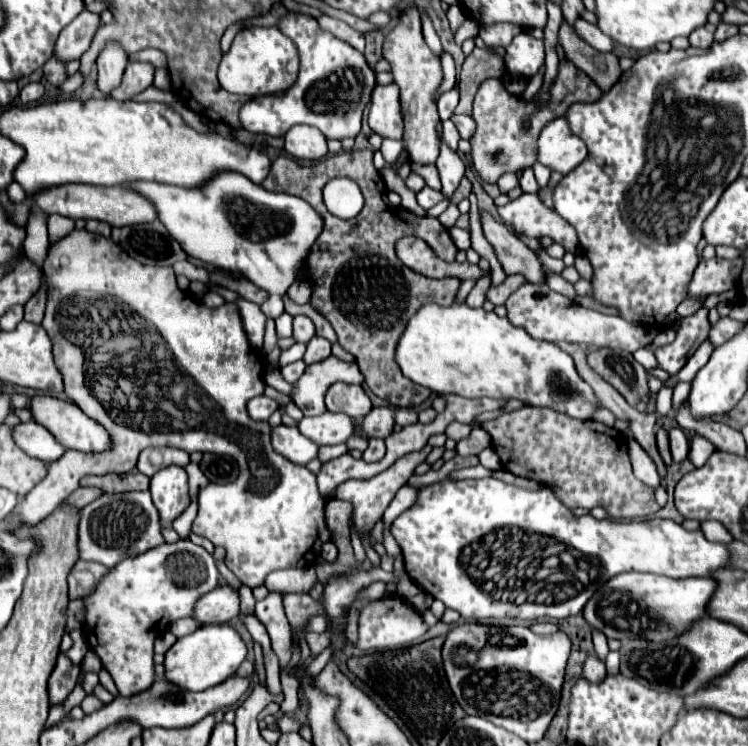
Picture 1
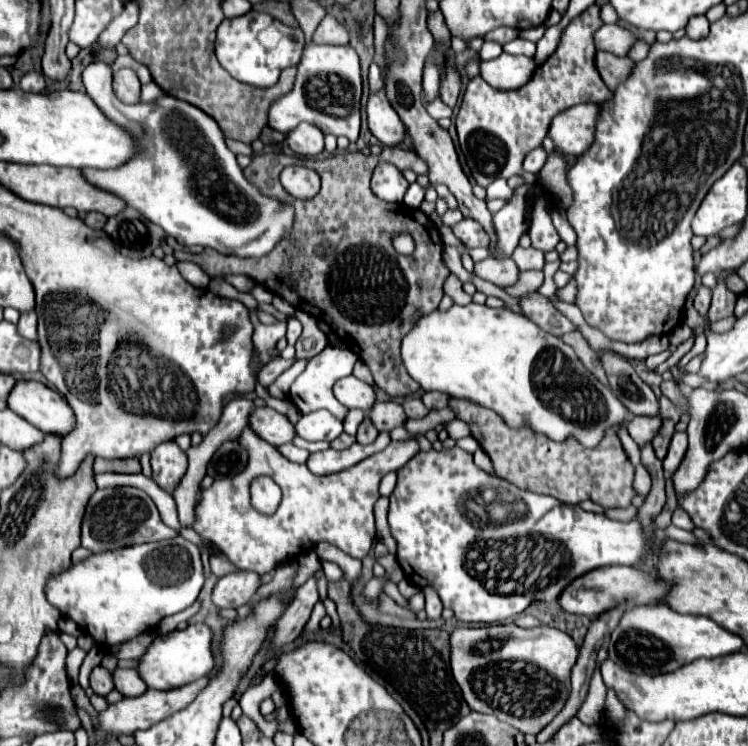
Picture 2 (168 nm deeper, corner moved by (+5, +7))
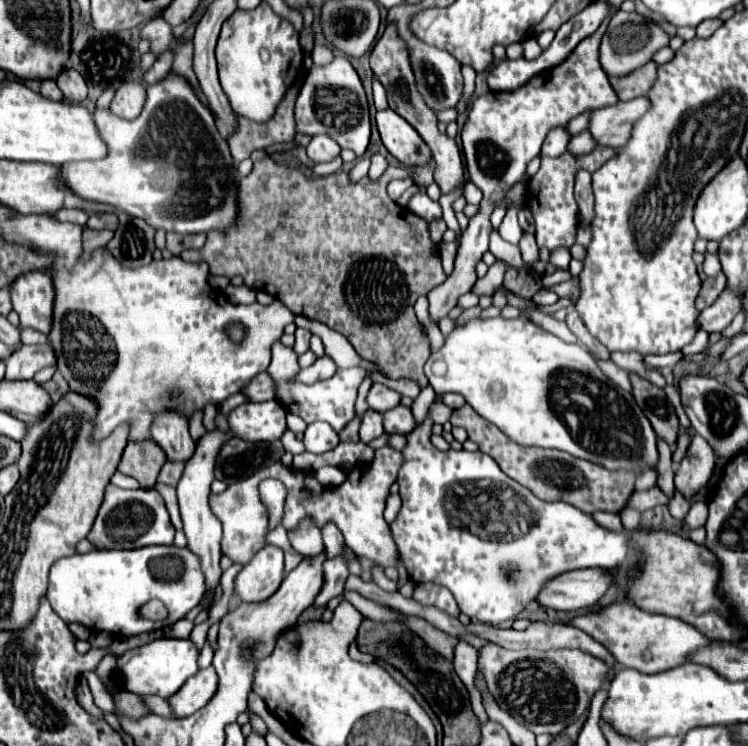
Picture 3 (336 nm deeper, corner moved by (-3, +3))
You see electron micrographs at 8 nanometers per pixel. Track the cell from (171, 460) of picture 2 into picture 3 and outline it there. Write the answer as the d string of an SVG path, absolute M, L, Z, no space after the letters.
M160 411L150 427L152 439L166 451L168 459L186 461L194 455L196 443L188 431L188 419L178 411Z

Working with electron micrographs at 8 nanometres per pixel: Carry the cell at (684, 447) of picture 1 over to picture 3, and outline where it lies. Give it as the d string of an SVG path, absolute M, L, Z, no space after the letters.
M694 435L688 455L676 469L676 475L674 475L676 489L688 501L692 501L698 495L700 487L704 487L712 477L714 463L716 463L716 455L708 445L708 441L702 435Z

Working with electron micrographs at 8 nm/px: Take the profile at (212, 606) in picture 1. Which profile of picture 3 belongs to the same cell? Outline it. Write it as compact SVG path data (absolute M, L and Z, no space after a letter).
M274 545L262 547L254 559L238 573L234 595L240 601L268 599L284 579L284 551Z

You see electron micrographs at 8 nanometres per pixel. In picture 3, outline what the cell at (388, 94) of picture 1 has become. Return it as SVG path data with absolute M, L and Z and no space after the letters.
M392 109L378 111L376 123L384 147L402 165L418 167L430 163L432 151L428 149L424 139L420 139L420 135L416 135L416 131L408 127L408 123L404 123L404 119L400 119L400 115L396 115Z

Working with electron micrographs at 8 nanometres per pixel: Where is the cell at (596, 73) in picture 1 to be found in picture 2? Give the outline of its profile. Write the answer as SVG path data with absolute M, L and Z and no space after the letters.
M596 51L596 69L610 91L614 91L616 85L630 75L632 67L634 67L634 61L628 57L616 57L606 51Z

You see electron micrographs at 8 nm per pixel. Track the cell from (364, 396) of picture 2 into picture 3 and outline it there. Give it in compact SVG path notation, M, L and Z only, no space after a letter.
M374 383L370 393L368 393L368 407L370 409L376 409L380 413L396 407L400 403L400 393L396 393L394 389L382 385L382 383Z

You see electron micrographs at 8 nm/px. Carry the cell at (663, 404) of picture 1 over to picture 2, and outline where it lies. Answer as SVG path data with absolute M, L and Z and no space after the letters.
M701 334L697 336L693 348L680 360L678 365L681 365L681 368L684 368L693 357L705 351L706 345L706 335Z

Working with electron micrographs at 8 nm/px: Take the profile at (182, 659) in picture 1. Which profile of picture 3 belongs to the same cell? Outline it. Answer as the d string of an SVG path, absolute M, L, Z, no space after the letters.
M156 639L142 647L130 649L118 657L118 673L122 677L124 689L134 695L160 695L164 699L172 697L188 677L198 671L198 651L190 639Z

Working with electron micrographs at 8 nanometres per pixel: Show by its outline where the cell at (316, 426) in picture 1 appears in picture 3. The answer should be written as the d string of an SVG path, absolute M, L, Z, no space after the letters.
M318 421L308 425L308 429L304 431L302 443L310 453L326 453L338 445L338 433L332 431L328 423Z

